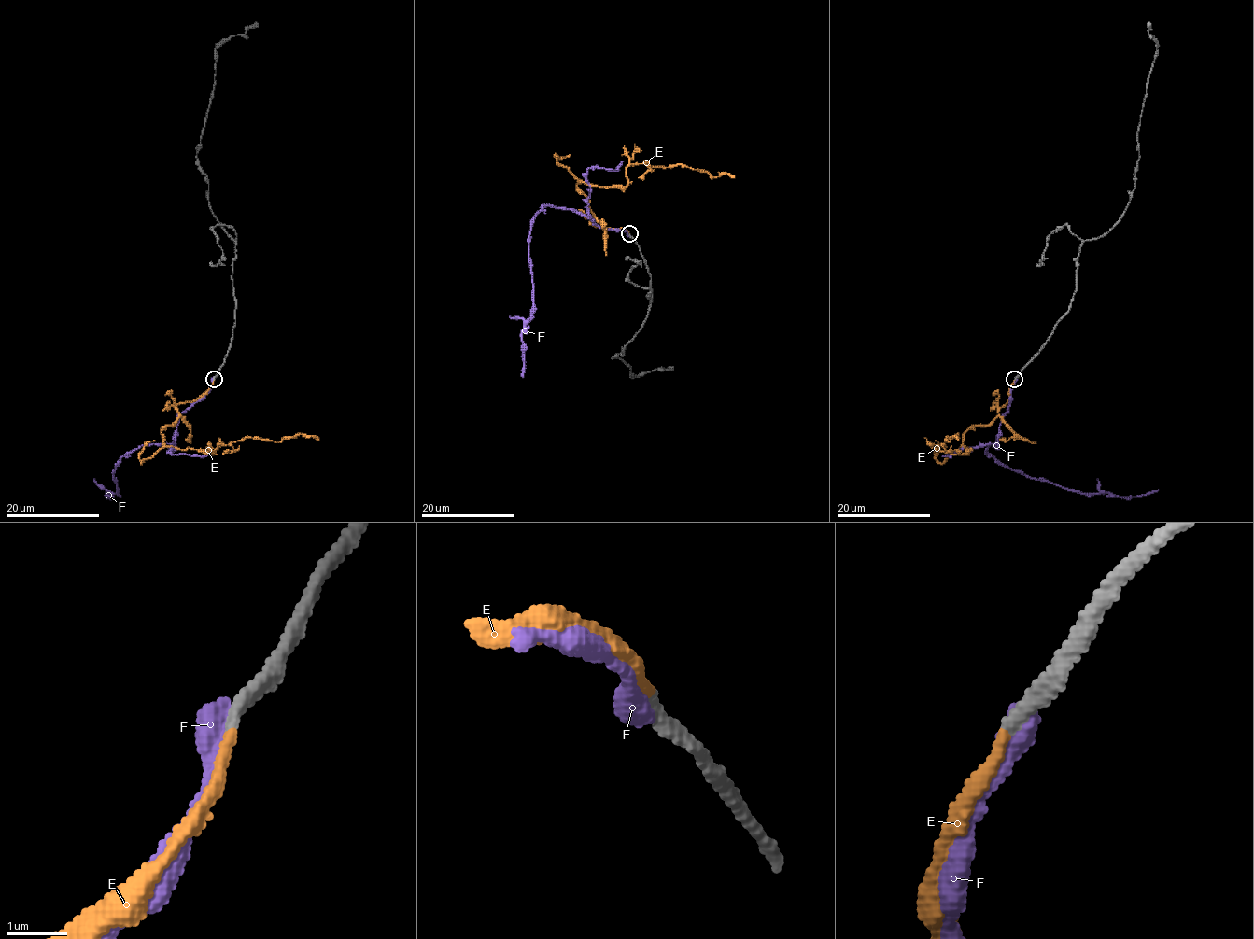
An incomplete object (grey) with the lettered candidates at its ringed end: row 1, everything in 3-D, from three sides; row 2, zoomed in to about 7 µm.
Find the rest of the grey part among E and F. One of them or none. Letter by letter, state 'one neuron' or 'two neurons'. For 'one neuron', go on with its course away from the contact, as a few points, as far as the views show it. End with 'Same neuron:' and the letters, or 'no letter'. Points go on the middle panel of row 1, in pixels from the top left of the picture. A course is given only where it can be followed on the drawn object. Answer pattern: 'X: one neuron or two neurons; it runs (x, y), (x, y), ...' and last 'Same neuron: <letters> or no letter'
E: one neuron; it runs (628, 234), (595, 226), (589, 199), (577, 186), (625, 186), (626, 169), (640, 163), (685, 164), (734, 177)
F: two neurons
Same neuron: E

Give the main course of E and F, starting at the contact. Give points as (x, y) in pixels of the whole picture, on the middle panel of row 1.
E: (628, 234), (595, 226), (589, 199), (577, 186), (625, 186), (626, 169), (640, 163), (685, 164), (734, 177)
F: (628, 235), (570, 209), (548, 205), (533, 217), (528, 250), (532, 317), (522, 336), (522, 377)

